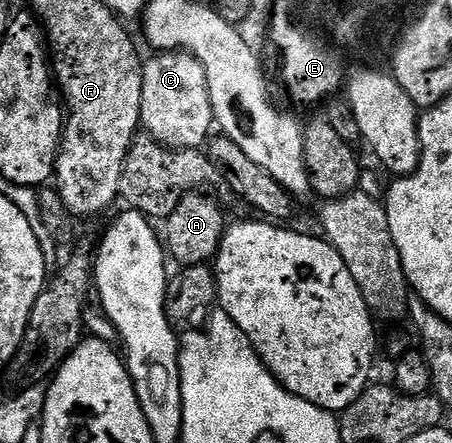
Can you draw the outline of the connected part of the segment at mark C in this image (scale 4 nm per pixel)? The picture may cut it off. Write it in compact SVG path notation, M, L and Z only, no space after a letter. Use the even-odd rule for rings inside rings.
M158 51L153 56L142 67L141 126L168 149L202 149L216 122L208 75L200 59L181 51Z

